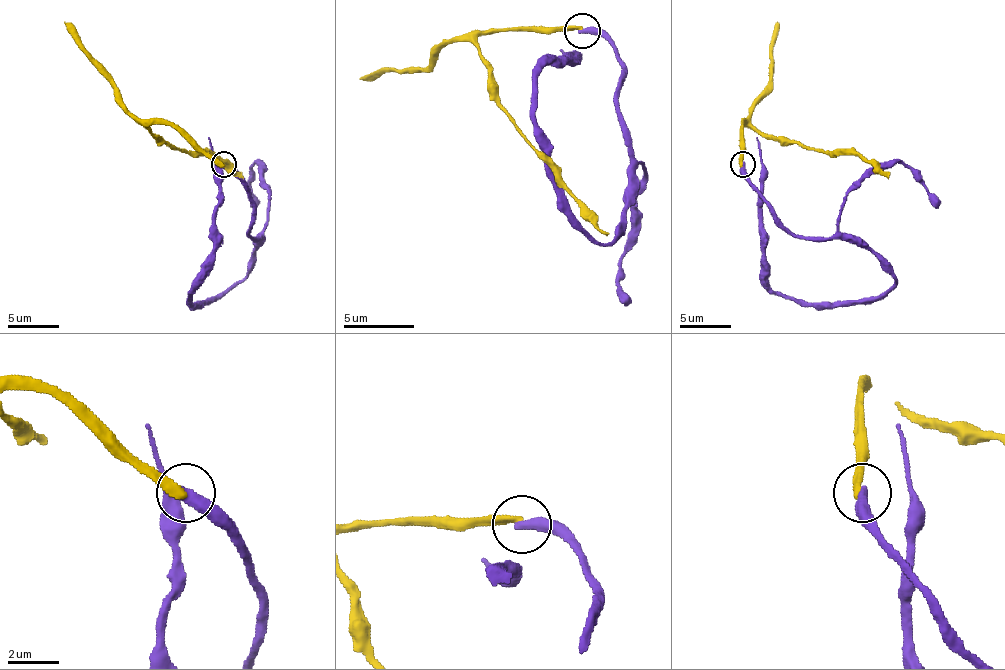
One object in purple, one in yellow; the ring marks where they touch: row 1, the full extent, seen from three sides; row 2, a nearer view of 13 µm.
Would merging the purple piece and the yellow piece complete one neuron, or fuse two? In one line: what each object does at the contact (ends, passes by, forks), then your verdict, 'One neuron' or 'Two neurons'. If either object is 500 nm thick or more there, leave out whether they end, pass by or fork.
At the ring purple ends. At the ring yellow ends. Two neurons

